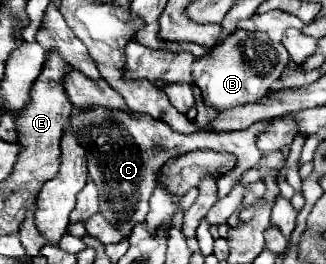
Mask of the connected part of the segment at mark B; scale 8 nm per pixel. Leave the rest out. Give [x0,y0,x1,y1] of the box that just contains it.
[193,30,291,112]

